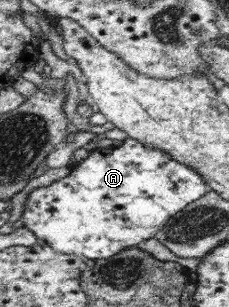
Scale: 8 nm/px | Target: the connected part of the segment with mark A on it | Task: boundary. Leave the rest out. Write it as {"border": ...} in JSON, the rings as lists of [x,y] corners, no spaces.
{"border":[[[131,137],[123,139],[120,146],[90,151],[80,163],[69,166],[69,170],[66,177],[48,187],[30,191],[21,220],[38,241],[47,243],[54,251],[83,256],[85,259],[108,259],[123,249],[152,239],[176,212],[211,190],[196,170],[176,161],[164,150],[145,146]]]}

